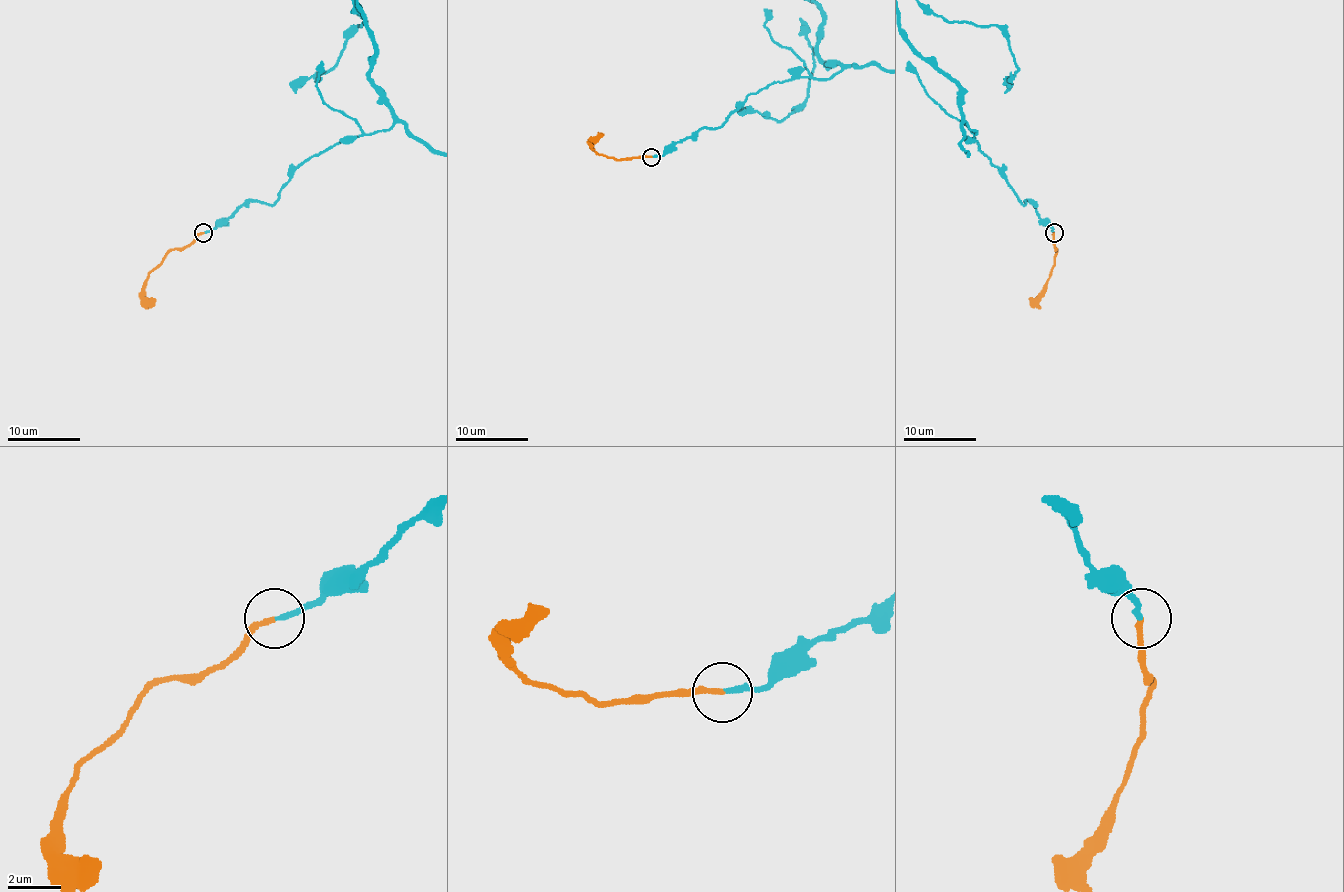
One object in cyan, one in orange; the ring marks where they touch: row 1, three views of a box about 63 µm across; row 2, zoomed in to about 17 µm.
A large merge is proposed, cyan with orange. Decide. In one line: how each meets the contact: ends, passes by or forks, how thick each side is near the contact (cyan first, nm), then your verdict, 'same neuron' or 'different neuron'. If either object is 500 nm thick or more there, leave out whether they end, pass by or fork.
cyan ends | orange ends | 200/200 nm | same neuron

